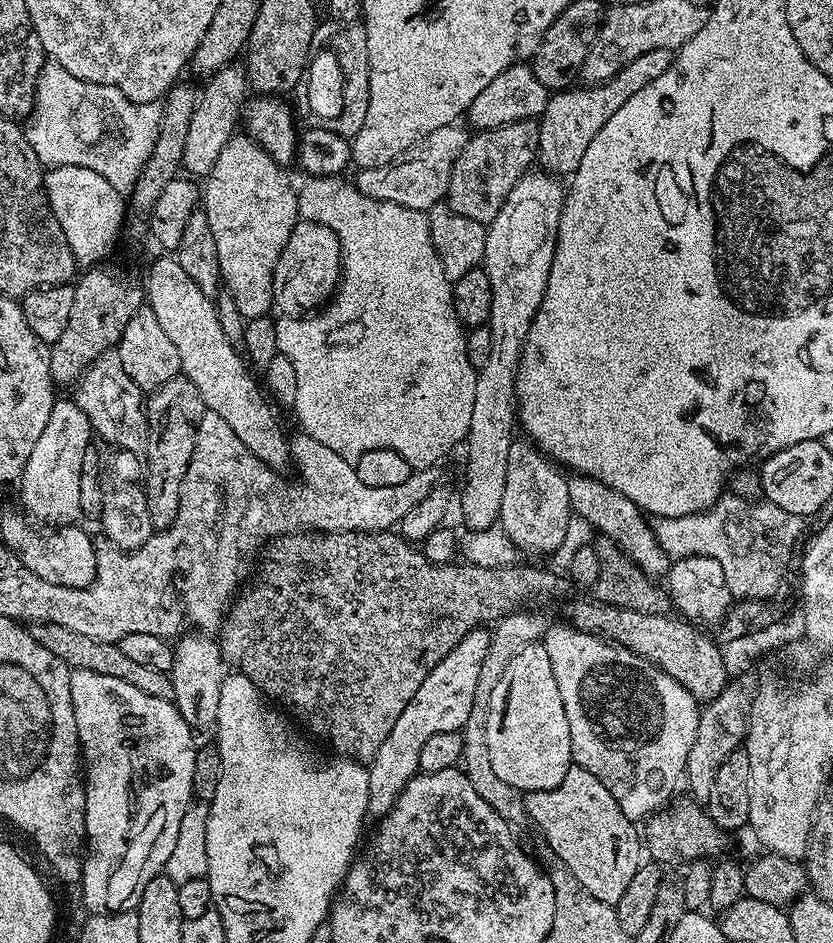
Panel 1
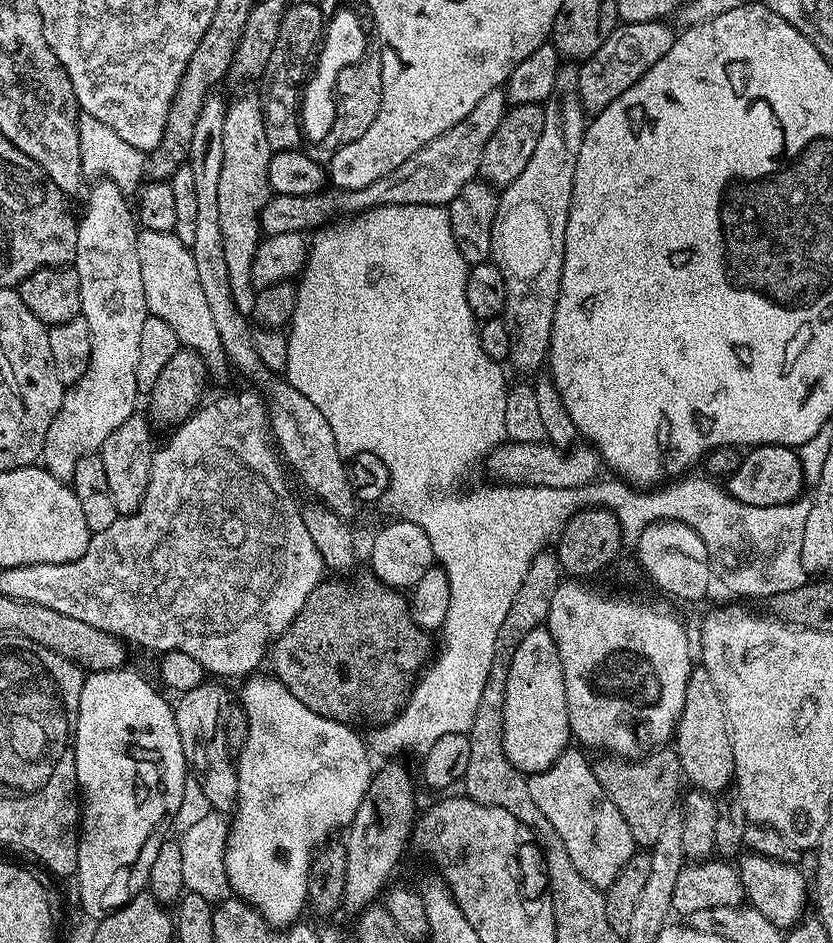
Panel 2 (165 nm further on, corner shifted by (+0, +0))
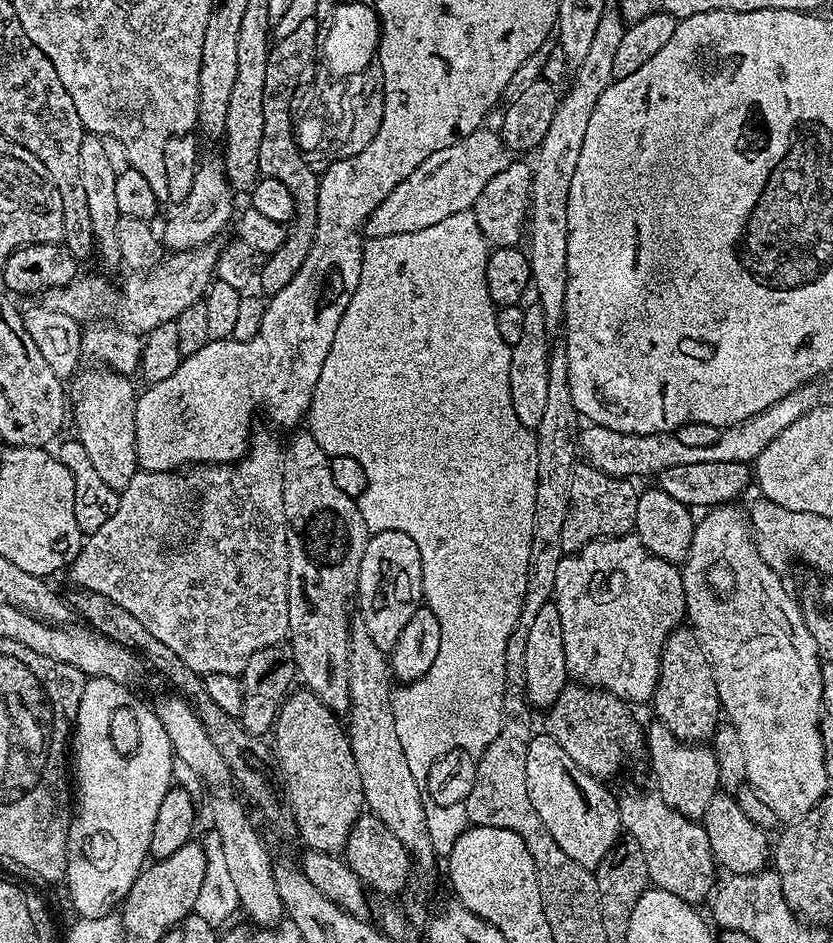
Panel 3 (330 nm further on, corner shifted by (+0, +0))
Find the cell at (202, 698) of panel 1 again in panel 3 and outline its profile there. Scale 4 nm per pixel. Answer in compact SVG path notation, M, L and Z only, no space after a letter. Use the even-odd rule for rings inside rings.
M216 800L212 804L212 824L216 827L215 839L225 859L227 873L234 882L242 912L256 926L275 926L281 923L284 907L274 886L273 859L267 845L260 842L259 836L252 829L252 820L248 817L247 810L236 800Z

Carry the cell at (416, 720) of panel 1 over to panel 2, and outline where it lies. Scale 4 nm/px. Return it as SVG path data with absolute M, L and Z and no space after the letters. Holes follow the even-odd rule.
M388 764L377 771L368 787L368 795L358 806L358 814L354 814L352 823L346 829L348 840L343 841L346 852L346 886L344 887L343 907L363 910L373 903L385 891L388 879L396 868L396 863L404 856L404 843L410 840L414 832L414 821L418 816L416 796L412 793L412 776L400 764Z

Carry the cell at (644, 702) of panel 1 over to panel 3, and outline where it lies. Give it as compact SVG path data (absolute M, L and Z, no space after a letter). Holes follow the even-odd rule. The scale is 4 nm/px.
M635 534L616 536L613 540L595 540L582 550L569 552L558 562L558 571L554 573L554 590L552 591L554 603L558 610L558 618L562 618L562 642L566 646L566 666L568 675L573 681L587 684L590 688L600 688L603 692L614 694L625 702L633 705L651 701L656 694L656 683L660 677L660 655L664 650L664 643L675 628L681 627L686 613L686 594L684 593L684 577L677 565L656 557L648 552Z

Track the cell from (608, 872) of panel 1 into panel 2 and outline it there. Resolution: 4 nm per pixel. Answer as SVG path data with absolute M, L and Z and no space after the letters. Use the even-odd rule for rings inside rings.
M569 746L546 770L531 773L530 798L546 814L550 826L558 830L558 838L562 838L562 846L566 846L566 854L570 854L570 862L574 862L578 874L594 887L607 890L638 846L630 834L630 826L626 826L626 818L618 814L618 806L602 790L592 769L593 761L583 754L579 747Z

